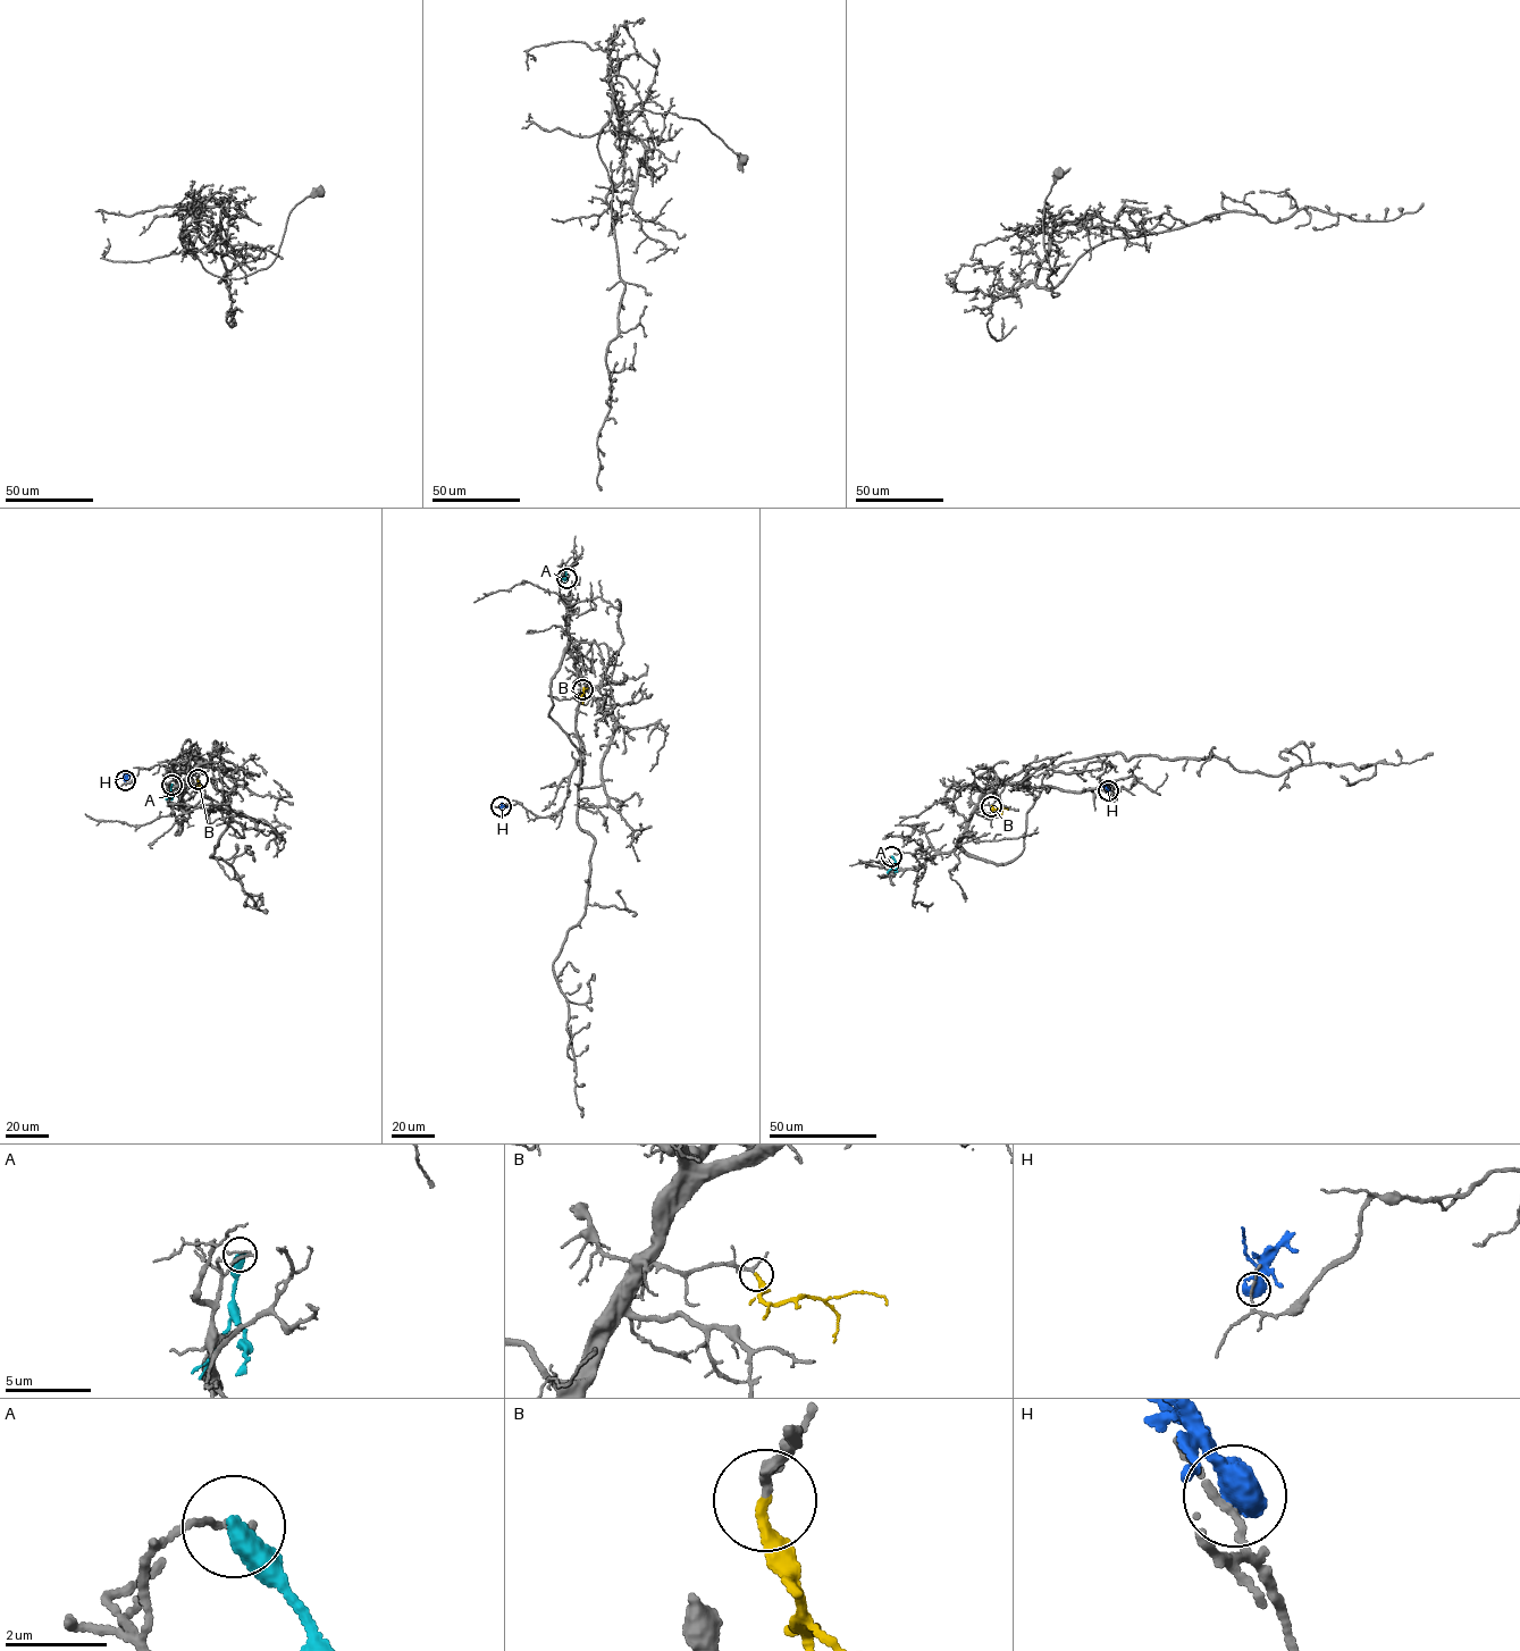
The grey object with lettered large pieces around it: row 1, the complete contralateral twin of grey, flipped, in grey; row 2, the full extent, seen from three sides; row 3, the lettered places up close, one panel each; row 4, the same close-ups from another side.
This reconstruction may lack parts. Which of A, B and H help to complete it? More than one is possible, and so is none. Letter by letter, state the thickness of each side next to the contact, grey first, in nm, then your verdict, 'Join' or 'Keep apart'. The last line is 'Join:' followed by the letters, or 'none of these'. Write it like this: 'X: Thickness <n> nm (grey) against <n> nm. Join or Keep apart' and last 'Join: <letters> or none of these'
A: Thickness 140 nm (grey) against 500 nm. Keep apart
B: Thickness 160 nm (grey) against 260 nm. Join
H: Thickness 110 nm (grey) against 700 nm. Keep apart
Join: B

